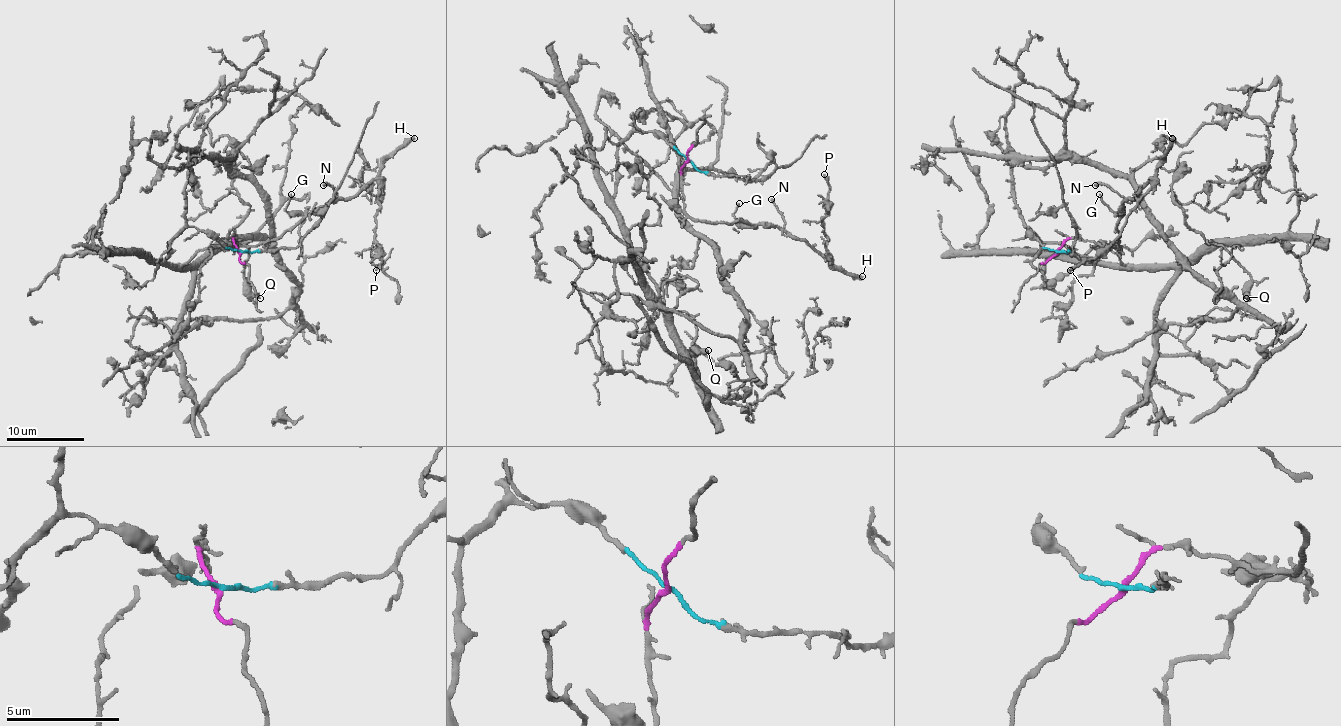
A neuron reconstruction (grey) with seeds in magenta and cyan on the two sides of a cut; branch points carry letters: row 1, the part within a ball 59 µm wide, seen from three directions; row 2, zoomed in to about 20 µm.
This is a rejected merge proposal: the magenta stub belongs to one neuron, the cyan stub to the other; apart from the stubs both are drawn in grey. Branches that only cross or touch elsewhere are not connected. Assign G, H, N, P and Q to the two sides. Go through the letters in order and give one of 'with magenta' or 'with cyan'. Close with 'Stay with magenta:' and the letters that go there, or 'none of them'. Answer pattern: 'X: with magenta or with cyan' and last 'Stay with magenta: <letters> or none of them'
G: with magenta
H: with magenta
N: with magenta
P: with magenta
Q: with cyan
Stay with magenta: G, H, N, P

